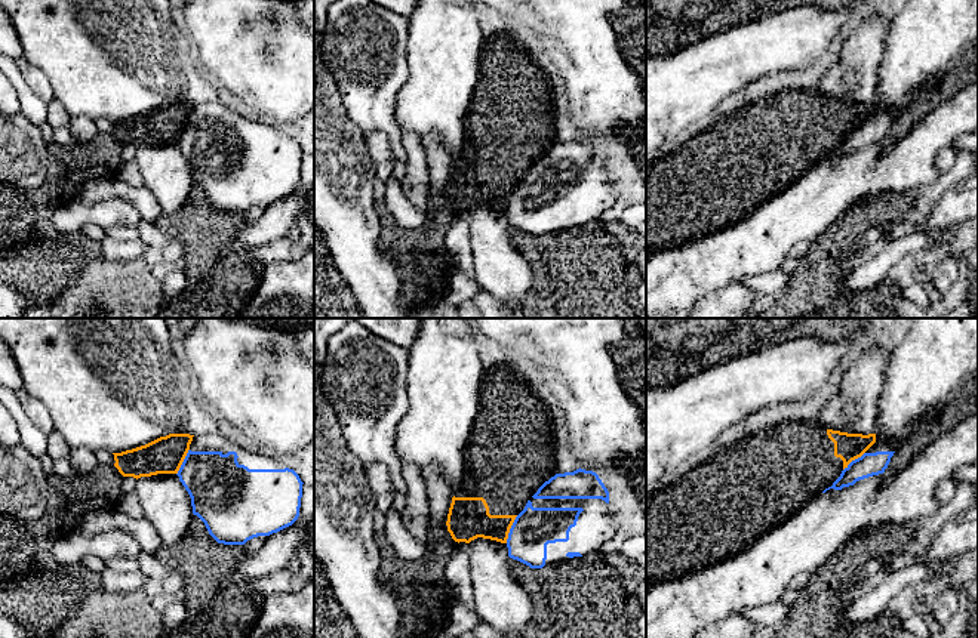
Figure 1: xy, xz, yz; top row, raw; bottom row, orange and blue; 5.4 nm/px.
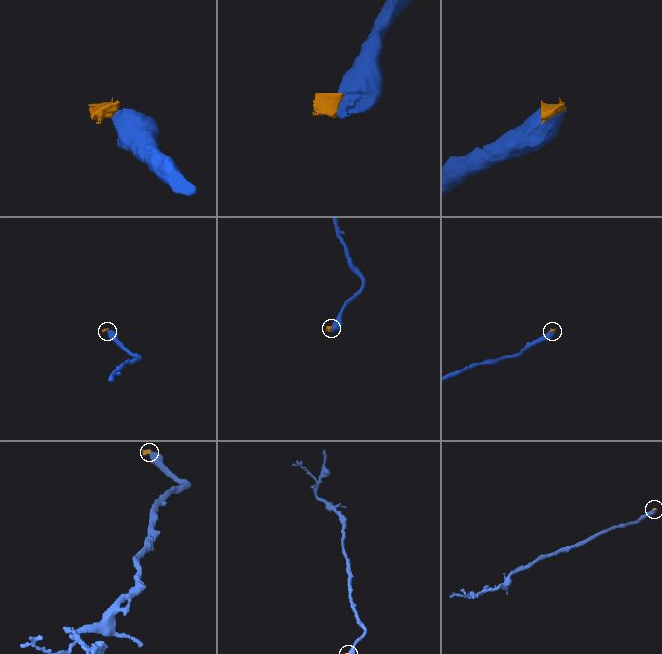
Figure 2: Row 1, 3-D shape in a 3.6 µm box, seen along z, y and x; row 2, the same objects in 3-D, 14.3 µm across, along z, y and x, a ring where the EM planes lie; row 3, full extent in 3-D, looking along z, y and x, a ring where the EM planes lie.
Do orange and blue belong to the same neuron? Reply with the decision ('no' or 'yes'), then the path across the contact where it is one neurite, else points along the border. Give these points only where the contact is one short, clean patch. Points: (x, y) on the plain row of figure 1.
no; border xz (517, 184), (506, 210)

